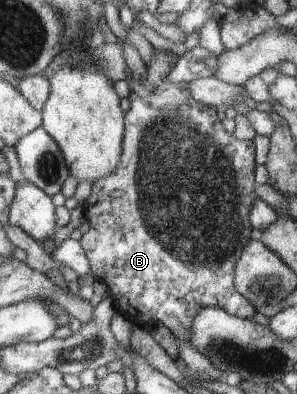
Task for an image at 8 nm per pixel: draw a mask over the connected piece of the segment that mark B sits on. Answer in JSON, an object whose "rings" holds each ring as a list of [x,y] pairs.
{"rings":[[[154,51],[155,55],[146,70],[146,78],[142,81],[132,77],[128,79],[131,88],[128,97],[130,107],[125,114],[125,138],[120,165],[113,174],[93,182],[92,194],[83,205],[84,214],[89,223],[89,231],[82,235],[79,242],[90,260],[91,270],[106,284],[108,293],[116,300],[118,312],[122,316],[140,328],[162,324],[170,330],[175,338],[186,341],[191,346],[193,343],[191,327],[194,318],[206,307],[217,307],[226,310],[230,315],[250,321],[253,321],[252,316],[257,313],[255,305],[238,292],[235,284],[236,261],[239,260],[239,256],[253,235],[253,225],[249,217],[252,206],[258,198],[258,185],[254,182],[256,148],[254,148],[254,142],[238,140],[236,136],[228,134],[216,116],[218,110],[197,102],[187,90],[187,84],[179,84],[177,81],[170,83],[166,79],[166,76],[174,71],[175,64],[169,62],[169,56],[174,55],[177,60],[176,54],[170,51]]]}

